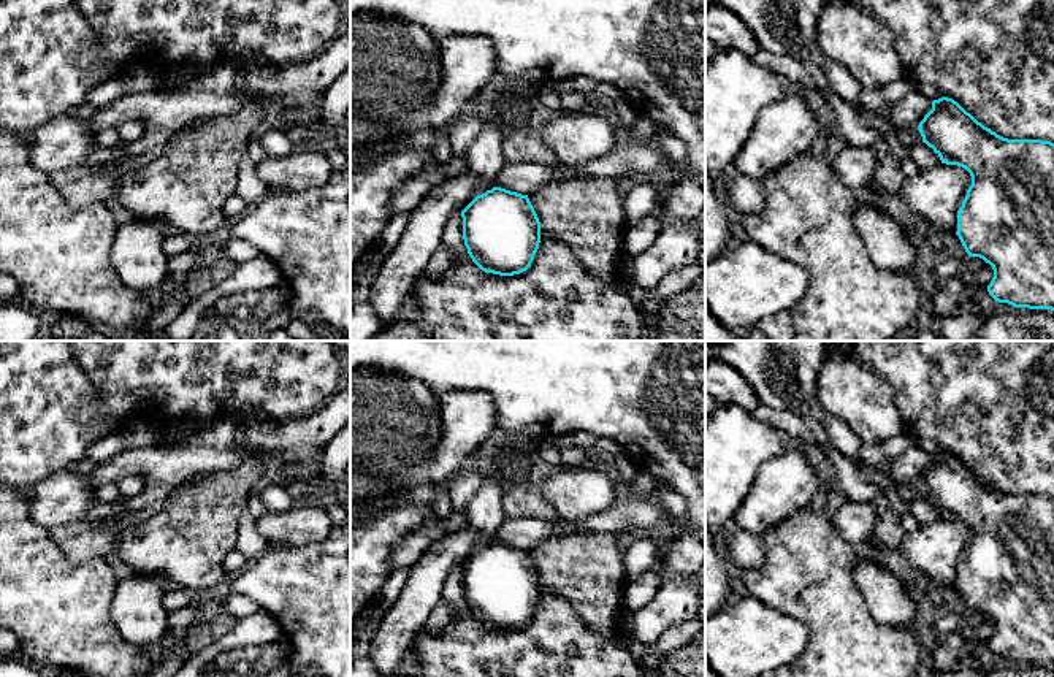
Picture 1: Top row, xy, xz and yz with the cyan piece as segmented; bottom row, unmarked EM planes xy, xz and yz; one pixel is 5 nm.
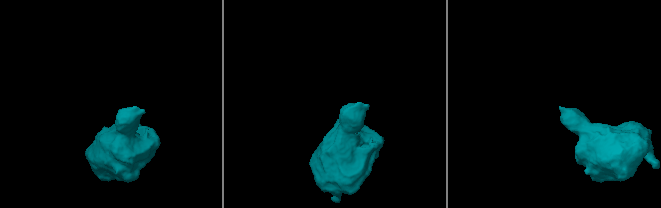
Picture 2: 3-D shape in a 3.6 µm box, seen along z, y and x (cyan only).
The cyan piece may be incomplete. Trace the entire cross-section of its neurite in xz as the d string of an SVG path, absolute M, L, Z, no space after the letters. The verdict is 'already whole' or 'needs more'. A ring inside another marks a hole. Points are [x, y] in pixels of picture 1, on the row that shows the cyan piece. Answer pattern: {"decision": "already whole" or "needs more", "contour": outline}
{"decision": "needs more", "contour": "M483 125L468 151L469 171L482 186L461 211L463 239L482 271L514 276L531 266L540 243L540 222L528 195L495 184L506 165L502 138L496 127Z"}

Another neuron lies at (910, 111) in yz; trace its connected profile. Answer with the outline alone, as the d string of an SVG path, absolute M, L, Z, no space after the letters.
M915 89L903 100L891 106L891 120L899 127L918 127L930 109L932 100Z

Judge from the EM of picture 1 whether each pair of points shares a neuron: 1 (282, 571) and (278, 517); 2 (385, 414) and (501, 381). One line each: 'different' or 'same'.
1: different
2: different

